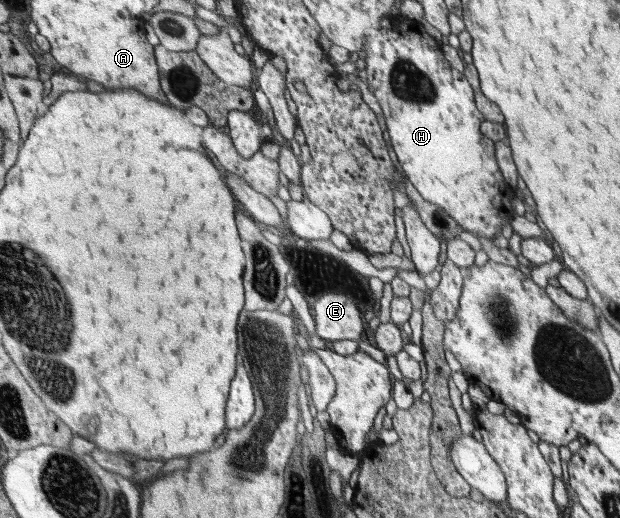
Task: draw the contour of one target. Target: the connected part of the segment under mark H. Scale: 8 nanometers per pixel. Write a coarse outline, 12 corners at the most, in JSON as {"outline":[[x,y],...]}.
{"outline":[[421,23],[367,29],[397,163],[475,236],[515,214],[473,86]]}

